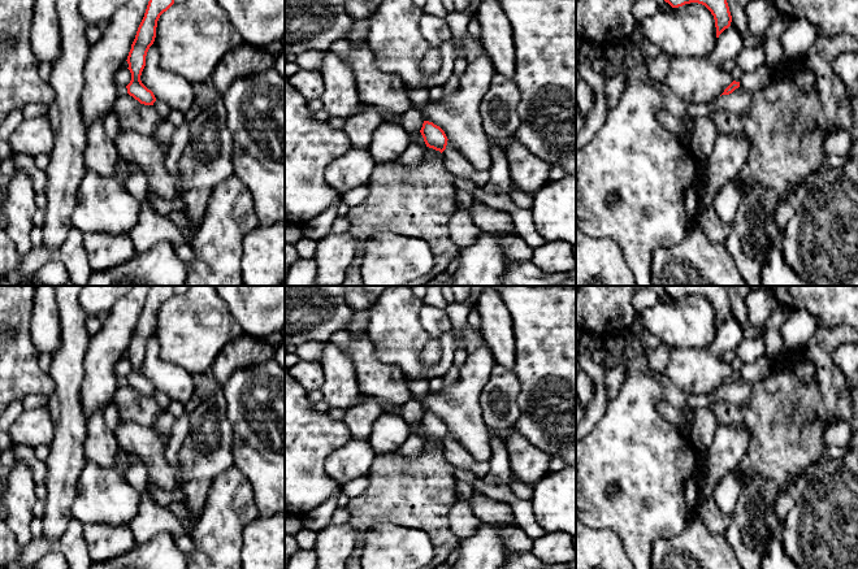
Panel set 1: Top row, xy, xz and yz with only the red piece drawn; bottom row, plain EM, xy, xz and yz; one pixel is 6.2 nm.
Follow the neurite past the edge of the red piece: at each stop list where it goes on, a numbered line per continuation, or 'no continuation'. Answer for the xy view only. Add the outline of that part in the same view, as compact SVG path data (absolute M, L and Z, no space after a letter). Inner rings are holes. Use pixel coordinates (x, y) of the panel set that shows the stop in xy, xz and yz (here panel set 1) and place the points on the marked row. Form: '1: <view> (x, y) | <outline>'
no continuation

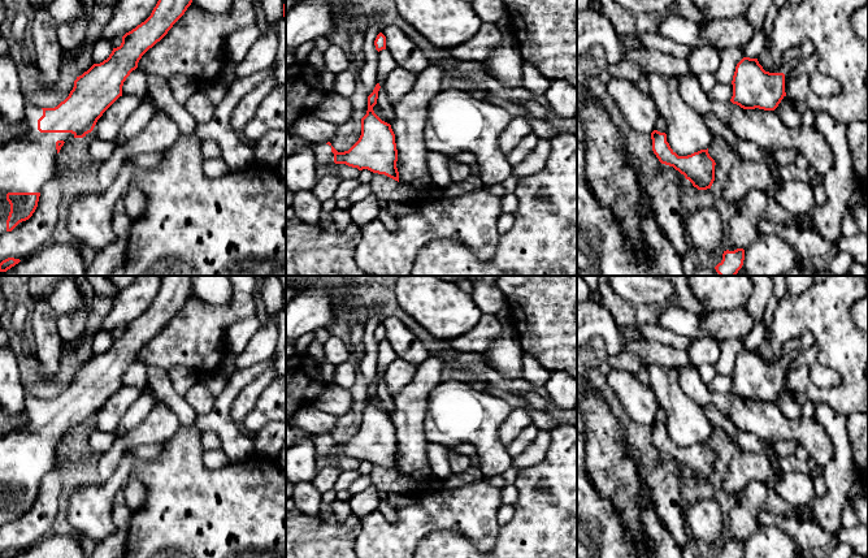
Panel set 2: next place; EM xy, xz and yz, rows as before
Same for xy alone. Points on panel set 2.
1: xy (27, 163) | M26 104L27 130L0 146L0 235L6 233L10 212L6 194L42 193L56 173L56 142L74 139L71 133L40 133L38 120L42 116L42 108Z

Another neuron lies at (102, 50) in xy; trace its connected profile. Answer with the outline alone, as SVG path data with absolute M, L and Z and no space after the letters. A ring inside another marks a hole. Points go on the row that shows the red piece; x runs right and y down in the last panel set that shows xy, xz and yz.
M99 40L91 51L91 56L95 64L100 64L109 57L113 51L113 40Z

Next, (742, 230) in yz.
M751 189L737 202L726 230L726 238L735 248L746 250L761 235L758 225L764 219L768 198L768 193Z

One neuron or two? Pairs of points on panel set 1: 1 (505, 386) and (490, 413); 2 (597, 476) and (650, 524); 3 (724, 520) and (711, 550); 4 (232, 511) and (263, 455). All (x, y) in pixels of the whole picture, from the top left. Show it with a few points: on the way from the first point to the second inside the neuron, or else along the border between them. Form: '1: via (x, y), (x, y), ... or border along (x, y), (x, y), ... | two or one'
1: via (499, 392), (494, 400), (494, 407) | one
2: via (614, 476), (618, 476), (640, 498), (641, 507) | one
3: border along (697, 515), (710, 531), (723, 535) | two
4: border along (232, 465), (247, 480), (259, 511) | two

